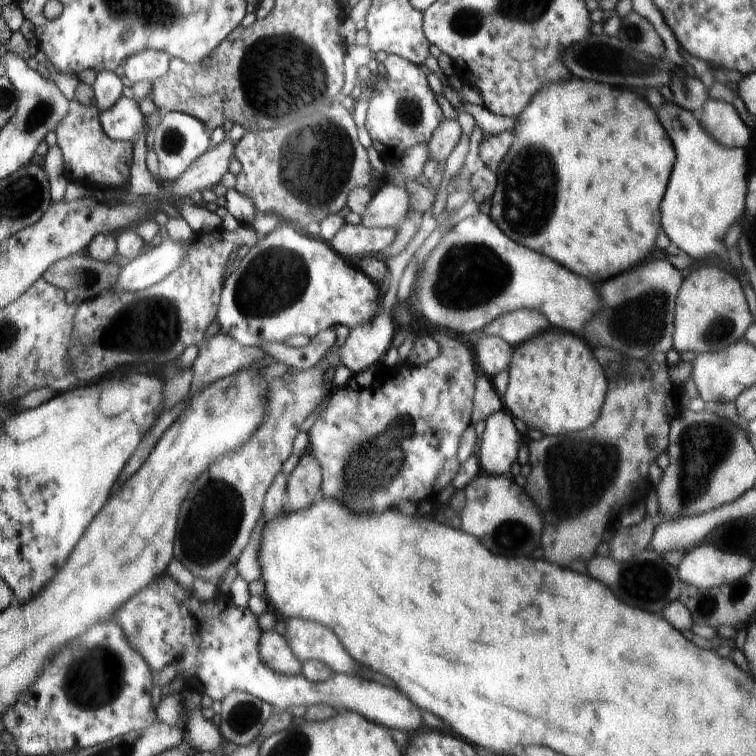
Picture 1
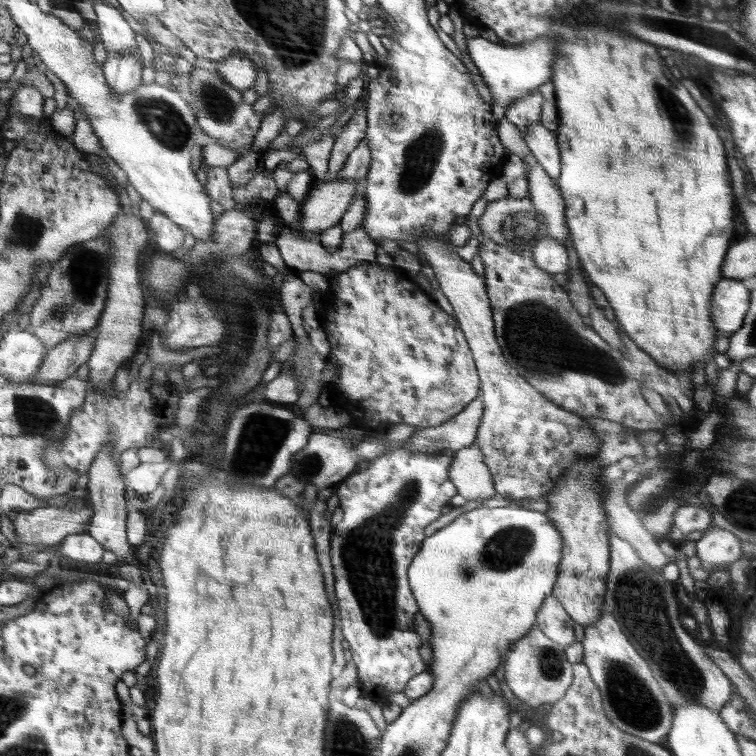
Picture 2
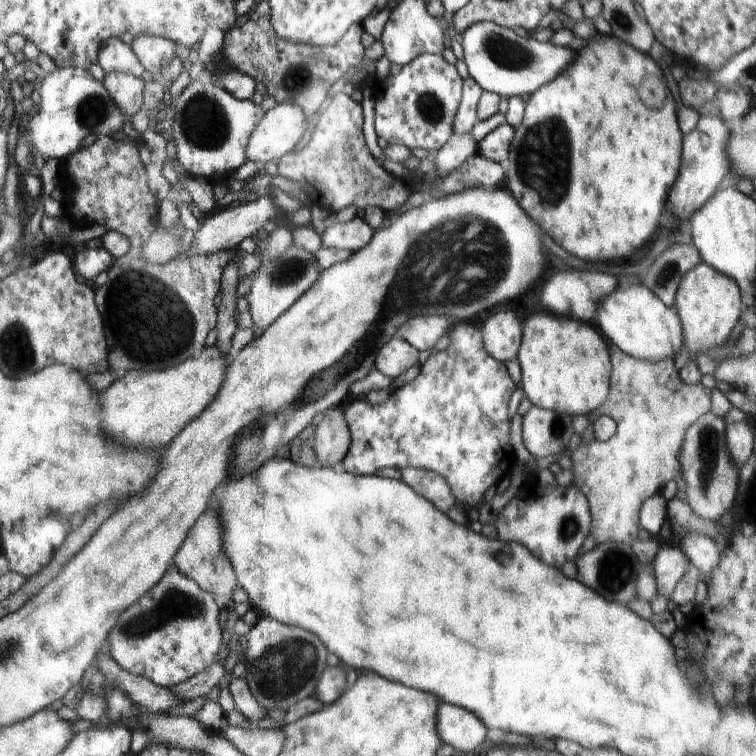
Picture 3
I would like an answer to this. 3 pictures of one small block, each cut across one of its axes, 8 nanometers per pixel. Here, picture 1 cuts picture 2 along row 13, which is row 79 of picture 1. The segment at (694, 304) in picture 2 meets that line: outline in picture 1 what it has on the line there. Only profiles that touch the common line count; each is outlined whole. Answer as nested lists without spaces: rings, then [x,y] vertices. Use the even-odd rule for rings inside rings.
[[[576,78],[566,80],[566,82],[556,82],[554,86],[544,86],[544,89],[532,98],[528,107],[517,117],[512,134],[513,140],[510,149],[502,163],[495,169],[497,188],[492,196],[492,208],[488,215],[492,222],[500,228],[500,231],[506,234],[507,238],[512,238],[514,242],[518,242],[534,252],[542,252],[544,256],[552,258],[566,270],[572,270],[574,274],[588,278],[592,284],[604,282],[606,278],[612,278],[612,276],[620,274],[622,270],[626,270],[630,264],[636,264],[640,258],[649,256],[648,246],[656,244],[656,236],[660,230],[660,202],[662,202],[676,154],[674,154],[668,134],[664,132],[662,124],[656,118],[656,114],[640,96],[636,96],[630,90],[612,88],[612,86],[598,84],[598,82],[584,82],[584,80],[576,80]]]

